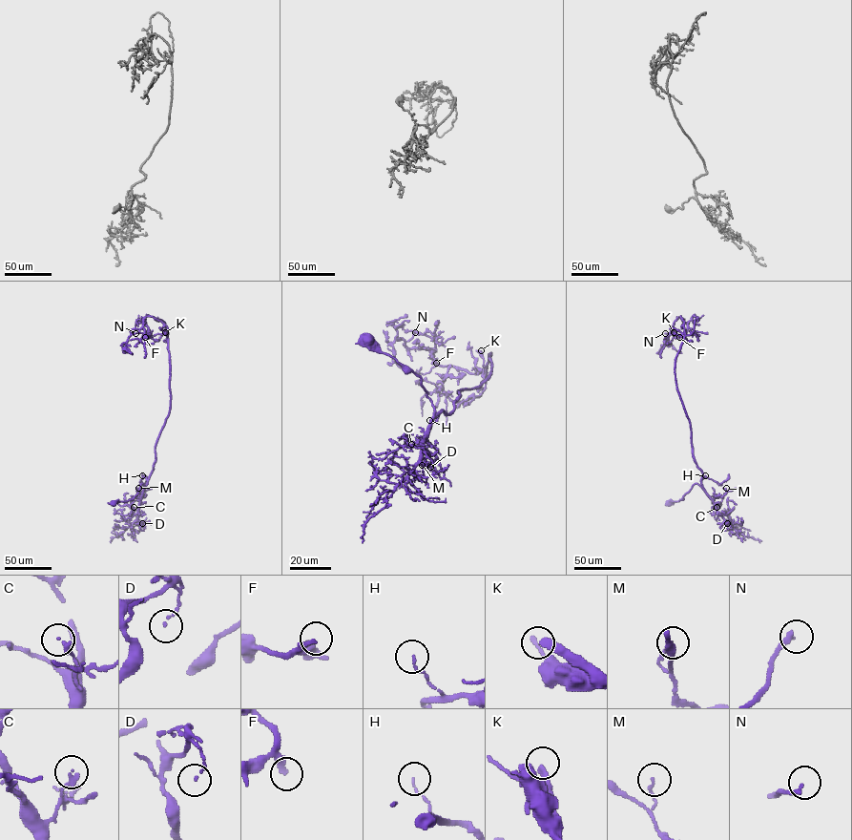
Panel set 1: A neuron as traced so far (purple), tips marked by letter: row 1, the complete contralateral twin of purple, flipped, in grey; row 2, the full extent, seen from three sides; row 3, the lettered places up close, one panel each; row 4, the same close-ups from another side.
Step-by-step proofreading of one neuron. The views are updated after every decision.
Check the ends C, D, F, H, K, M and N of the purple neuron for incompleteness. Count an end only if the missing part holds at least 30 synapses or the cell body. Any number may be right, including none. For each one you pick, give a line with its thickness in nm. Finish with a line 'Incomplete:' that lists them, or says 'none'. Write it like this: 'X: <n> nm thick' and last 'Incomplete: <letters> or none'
F: 280 nm thick
K: 320 nm thick
N: 220 nm thick
Incomplete: F, K, N

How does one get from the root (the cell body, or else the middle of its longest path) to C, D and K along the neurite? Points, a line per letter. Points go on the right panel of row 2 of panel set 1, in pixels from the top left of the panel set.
C: (668, 503), (681, 499), (696, 483), (712, 500), (717, 514), (716, 507)
D: (668, 503), (681, 499), (696, 483), (727, 523)
K: (668, 503), (681, 499), (695, 484), (702, 486), (702, 474), (675, 378), (675, 359), (685, 340), (674, 332)

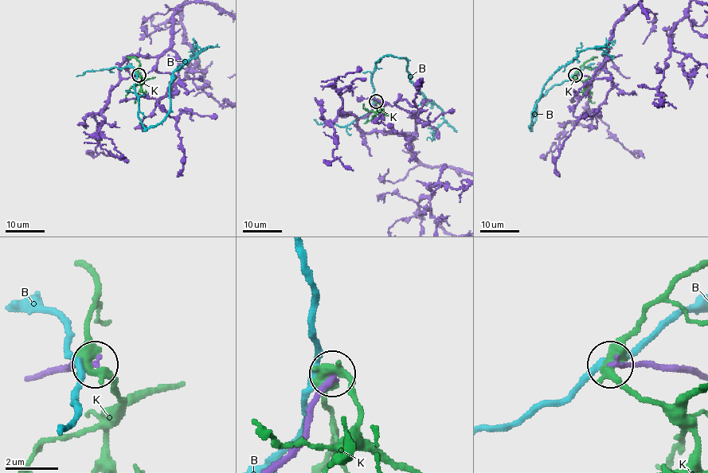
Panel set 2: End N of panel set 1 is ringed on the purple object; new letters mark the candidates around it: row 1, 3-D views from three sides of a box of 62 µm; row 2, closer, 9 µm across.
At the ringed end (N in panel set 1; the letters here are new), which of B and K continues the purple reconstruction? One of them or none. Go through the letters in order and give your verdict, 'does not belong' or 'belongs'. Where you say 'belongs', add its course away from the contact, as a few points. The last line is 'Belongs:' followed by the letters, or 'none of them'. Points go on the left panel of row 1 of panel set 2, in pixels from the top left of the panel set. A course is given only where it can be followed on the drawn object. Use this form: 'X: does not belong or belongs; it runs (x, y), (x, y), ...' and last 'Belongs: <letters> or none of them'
B: does not belong
K: does not belong
Belongs: none of them

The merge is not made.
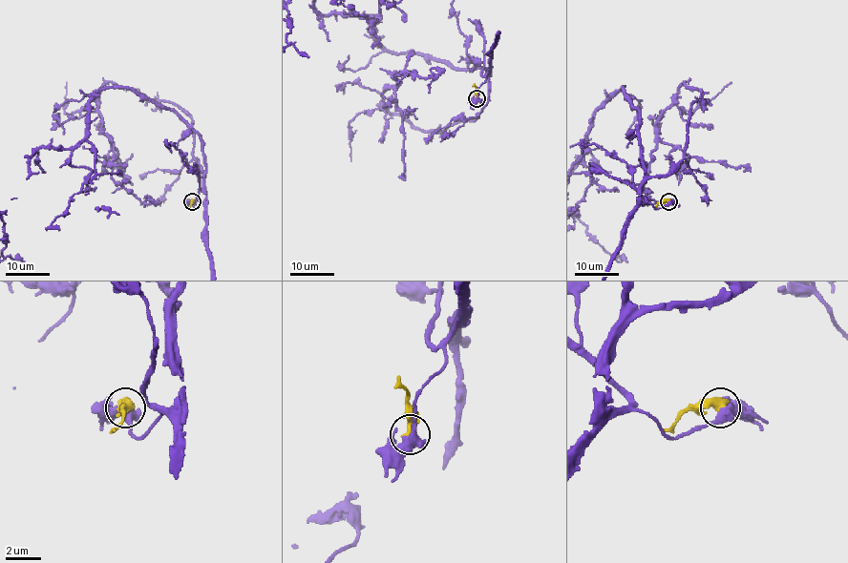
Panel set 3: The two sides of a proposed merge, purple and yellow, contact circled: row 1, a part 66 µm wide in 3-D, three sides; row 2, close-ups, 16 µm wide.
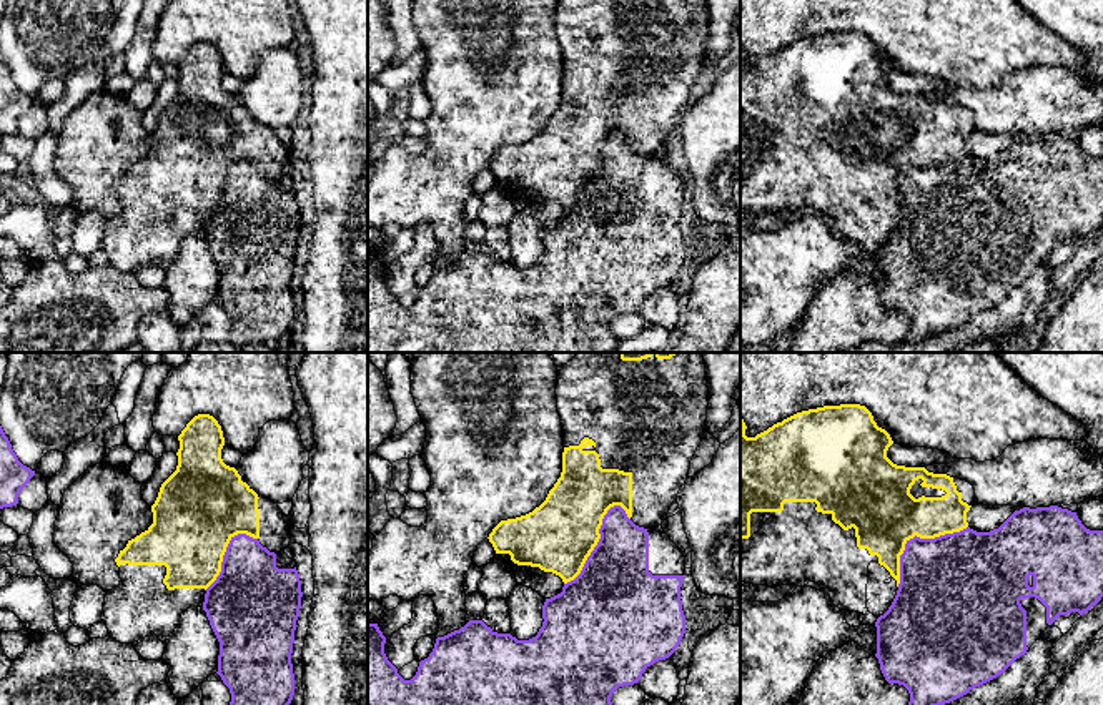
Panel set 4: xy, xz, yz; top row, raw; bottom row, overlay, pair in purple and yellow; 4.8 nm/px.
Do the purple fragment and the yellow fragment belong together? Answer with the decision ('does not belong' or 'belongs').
does not belong

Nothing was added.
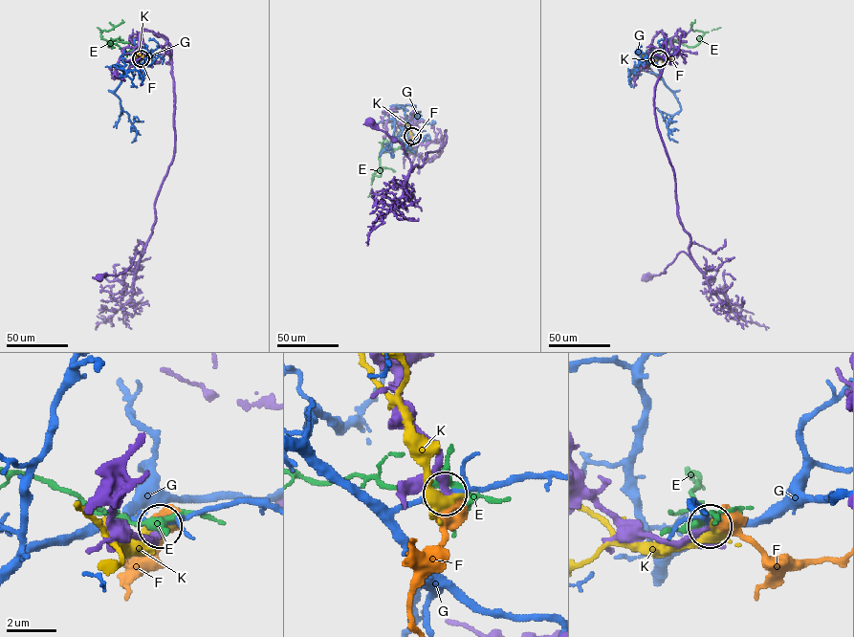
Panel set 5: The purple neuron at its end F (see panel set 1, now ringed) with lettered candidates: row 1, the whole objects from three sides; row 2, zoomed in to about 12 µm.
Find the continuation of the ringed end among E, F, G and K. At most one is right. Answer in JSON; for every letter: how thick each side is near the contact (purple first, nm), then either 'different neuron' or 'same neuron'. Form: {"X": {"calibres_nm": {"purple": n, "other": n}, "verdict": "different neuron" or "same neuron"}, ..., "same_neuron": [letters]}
{"E": {"calibres_nm": {"purple": 260, "other": 280}, "verdict": "different neuron"}, "F": {"calibres_nm": {"purple": 200, "other": 750}, "verdict": "same neuron"}, "G": {"calibres_nm": {"purple": 200, "other": 170}, "verdict": "different neuron"}, "K": {"calibres_nm": {"purple": 200, "other": 460}, "verdict": "different neuron"}, "same_neuron": ["F"]}

